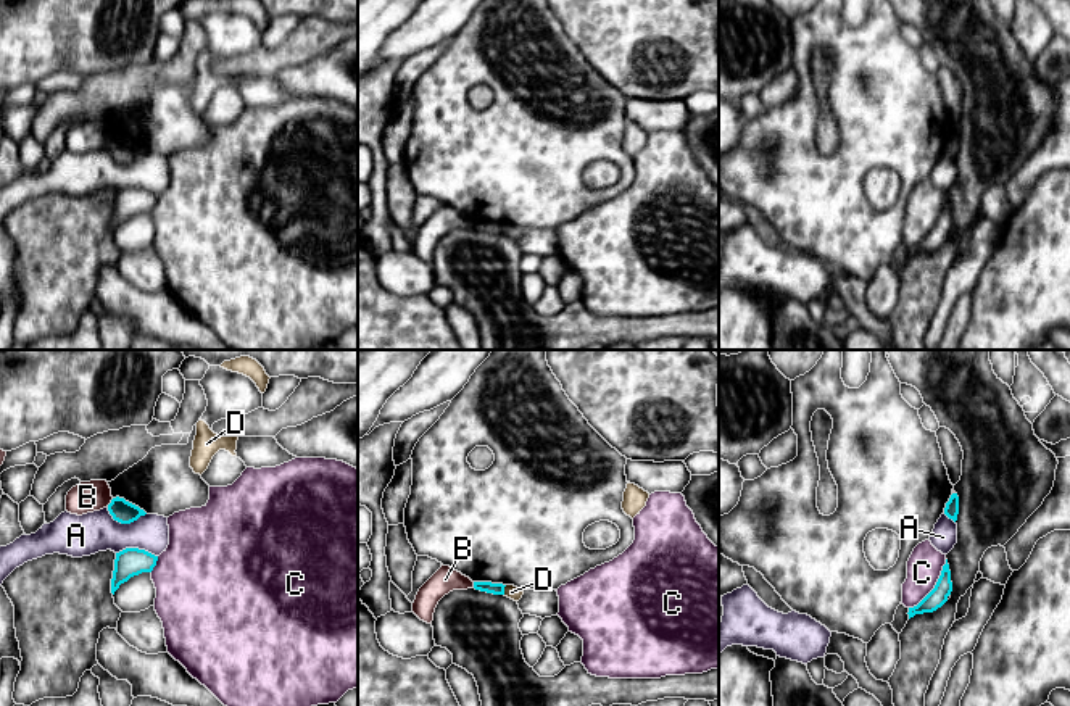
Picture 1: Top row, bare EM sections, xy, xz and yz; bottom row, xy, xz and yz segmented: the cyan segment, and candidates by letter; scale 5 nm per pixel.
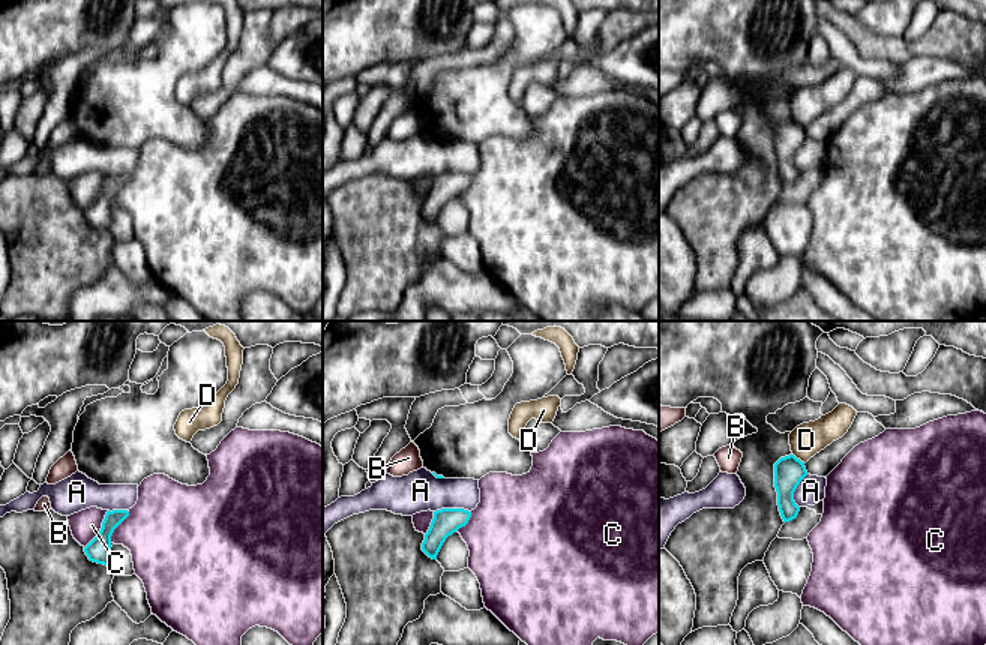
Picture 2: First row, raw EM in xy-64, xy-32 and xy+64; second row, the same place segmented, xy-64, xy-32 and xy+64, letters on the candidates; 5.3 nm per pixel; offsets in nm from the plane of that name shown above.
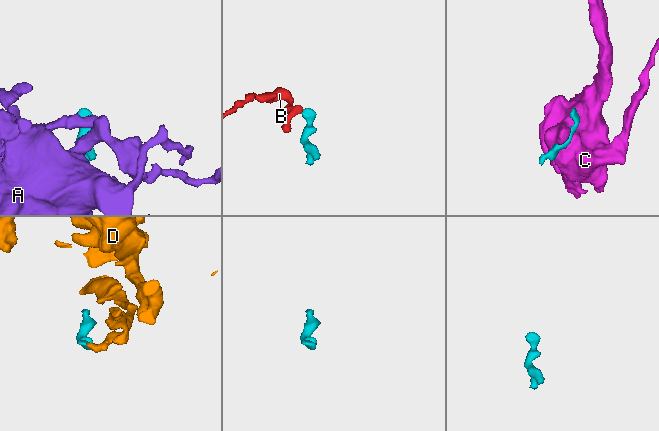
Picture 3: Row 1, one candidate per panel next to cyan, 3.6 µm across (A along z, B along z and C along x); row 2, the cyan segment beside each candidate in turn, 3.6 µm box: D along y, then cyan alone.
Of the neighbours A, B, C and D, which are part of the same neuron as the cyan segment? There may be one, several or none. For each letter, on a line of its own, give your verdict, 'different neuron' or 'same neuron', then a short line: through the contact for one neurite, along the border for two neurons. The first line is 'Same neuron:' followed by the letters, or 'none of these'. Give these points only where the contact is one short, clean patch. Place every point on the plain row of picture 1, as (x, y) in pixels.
Same neuron: none of these
A: different neuron; line xy (107, 147), (121, 161), (132, 161), (145, 152)
B: different neuron; line xy (113, 137), (107, 145)
C: different neuron
D: different neuron; line xz (506, 224), (503, 232)

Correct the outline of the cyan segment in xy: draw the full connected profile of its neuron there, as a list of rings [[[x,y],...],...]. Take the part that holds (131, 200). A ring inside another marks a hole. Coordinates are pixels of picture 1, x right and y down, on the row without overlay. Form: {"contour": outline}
{"contour": [[[126,187],[116,192],[111,232],[114,234],[119,224],[127,221],[131,216],[142,211],[151,211],[156,200],[158,195],[139,187]]]}

